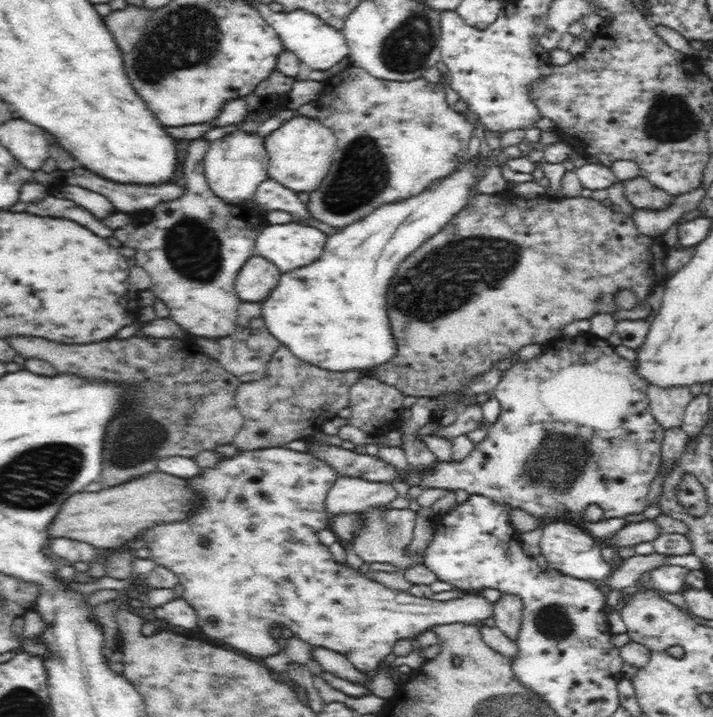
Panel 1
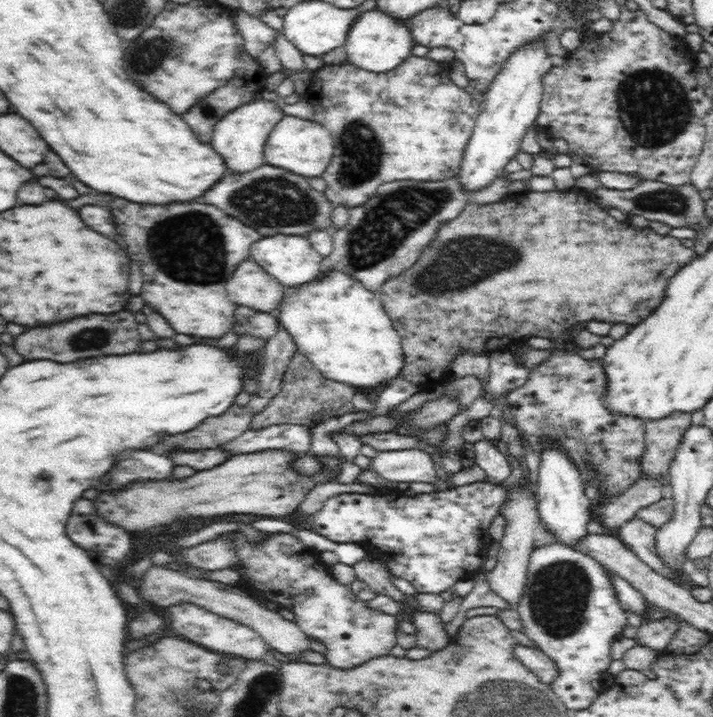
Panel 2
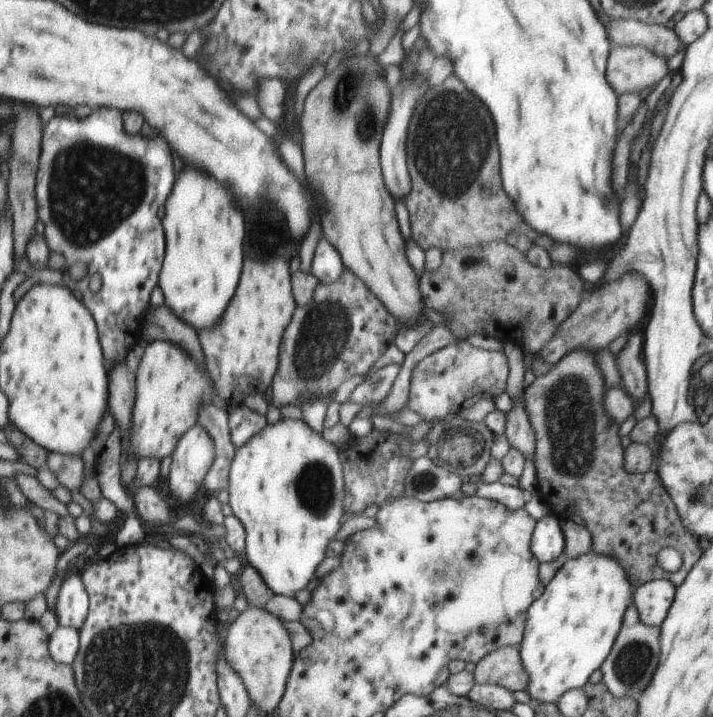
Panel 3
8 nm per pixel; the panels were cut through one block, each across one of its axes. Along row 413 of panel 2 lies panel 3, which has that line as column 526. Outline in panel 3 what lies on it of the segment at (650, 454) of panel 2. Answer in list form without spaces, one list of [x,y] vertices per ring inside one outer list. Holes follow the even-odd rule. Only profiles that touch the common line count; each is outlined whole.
[[[518,646],[503,647],[490,652],[476,663],[475,684],[492,684],[514,691],[524,691],[529,686],[529,676],[520,656]]]

